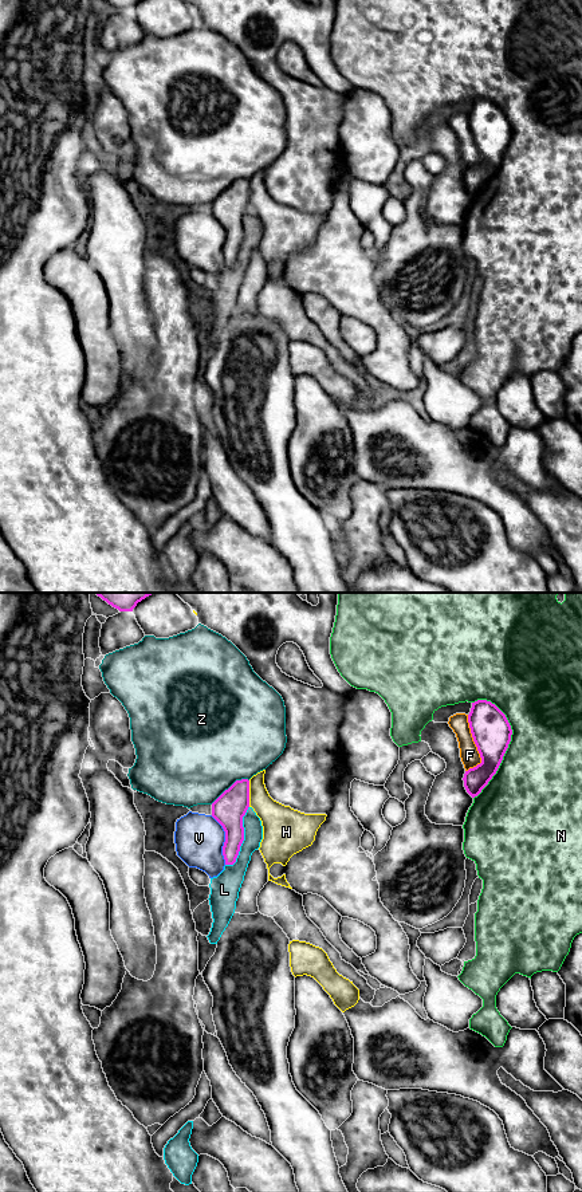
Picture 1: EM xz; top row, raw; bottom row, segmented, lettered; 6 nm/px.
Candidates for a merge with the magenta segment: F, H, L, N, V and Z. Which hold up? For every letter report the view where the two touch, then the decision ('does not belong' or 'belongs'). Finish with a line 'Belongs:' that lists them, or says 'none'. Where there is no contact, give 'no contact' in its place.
F: meets magenta in xz; does not belong
H: meets magenta in xz; does not belong
L: meets magenta in xz; does not belong
N: meets magenta in xz; does not belong
V: meets magenta in xz; does not belong
Z: meets magenta in xz; does not belong
Belongs: none

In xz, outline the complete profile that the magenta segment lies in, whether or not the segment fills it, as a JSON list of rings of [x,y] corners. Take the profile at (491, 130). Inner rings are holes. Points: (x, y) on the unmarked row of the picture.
[[[491,101],[472,102],[468,122],[481,162],[464,173],[464,186],[475,197],[496,173],[511,141],[512,129],[506,114]]]

